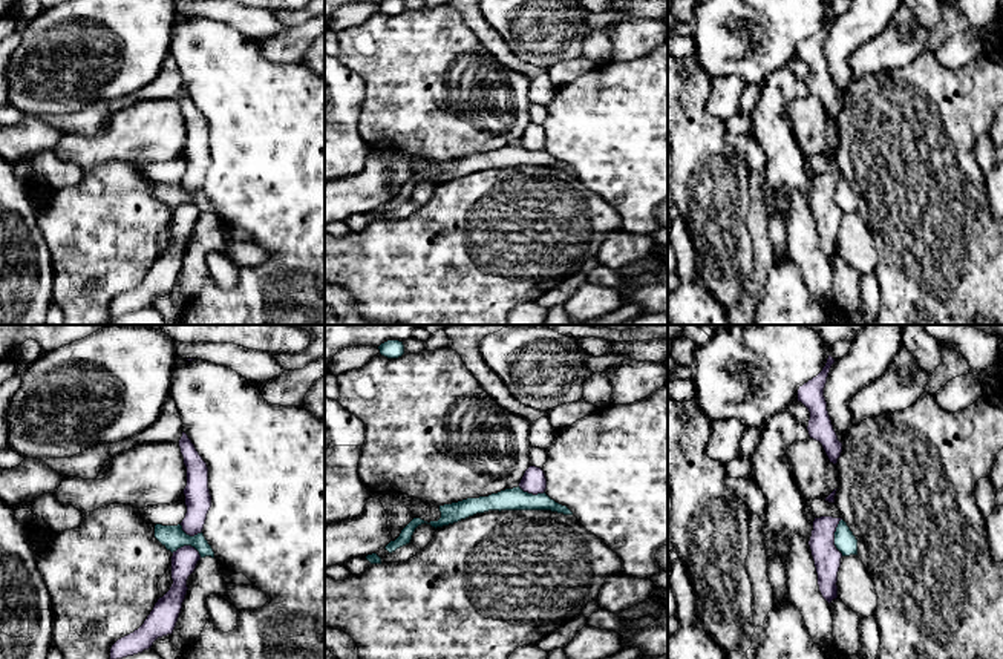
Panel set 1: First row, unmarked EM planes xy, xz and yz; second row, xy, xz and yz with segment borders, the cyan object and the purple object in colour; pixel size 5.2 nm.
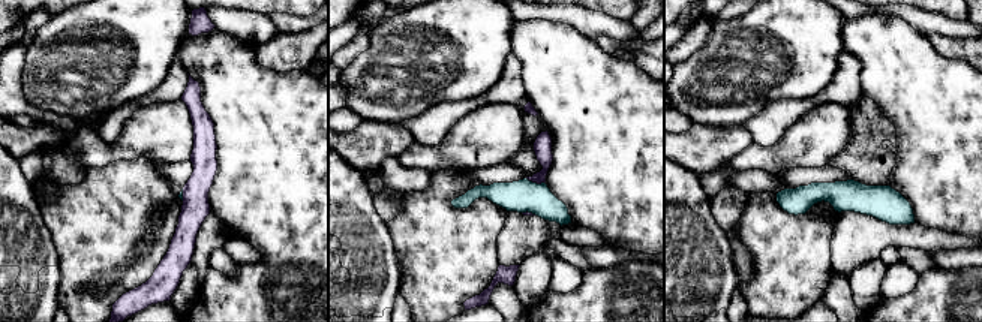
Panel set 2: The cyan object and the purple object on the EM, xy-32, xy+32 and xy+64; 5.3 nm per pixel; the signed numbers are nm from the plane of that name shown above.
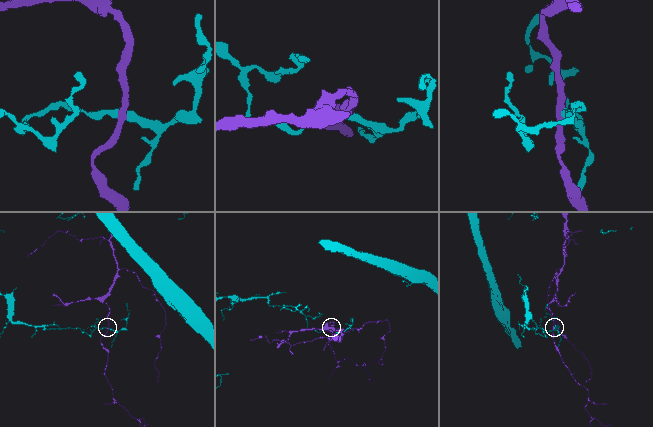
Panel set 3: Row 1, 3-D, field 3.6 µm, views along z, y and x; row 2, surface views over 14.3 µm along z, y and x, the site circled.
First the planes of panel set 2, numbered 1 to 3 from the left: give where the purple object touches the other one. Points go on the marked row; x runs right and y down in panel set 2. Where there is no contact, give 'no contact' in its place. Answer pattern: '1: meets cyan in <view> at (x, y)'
1: meets cyan in xy-32 at (182, 195)
2: meets cyan in xy+32 at (535, 183)
3: no contact

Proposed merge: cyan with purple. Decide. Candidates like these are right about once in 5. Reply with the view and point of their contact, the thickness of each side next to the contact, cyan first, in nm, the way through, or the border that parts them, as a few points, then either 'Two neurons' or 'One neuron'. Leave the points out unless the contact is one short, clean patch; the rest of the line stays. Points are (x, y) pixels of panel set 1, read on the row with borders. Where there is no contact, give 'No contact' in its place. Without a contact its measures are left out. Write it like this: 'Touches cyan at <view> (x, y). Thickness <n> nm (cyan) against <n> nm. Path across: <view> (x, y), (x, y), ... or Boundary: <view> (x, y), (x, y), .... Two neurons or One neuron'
Touches cyan at yz (835, 537). Thickness 110 nm (cyan) against 140 nm. Boundary: yz (841, 518), (835, 532), (835, 547), (842, 555). Two neurons

